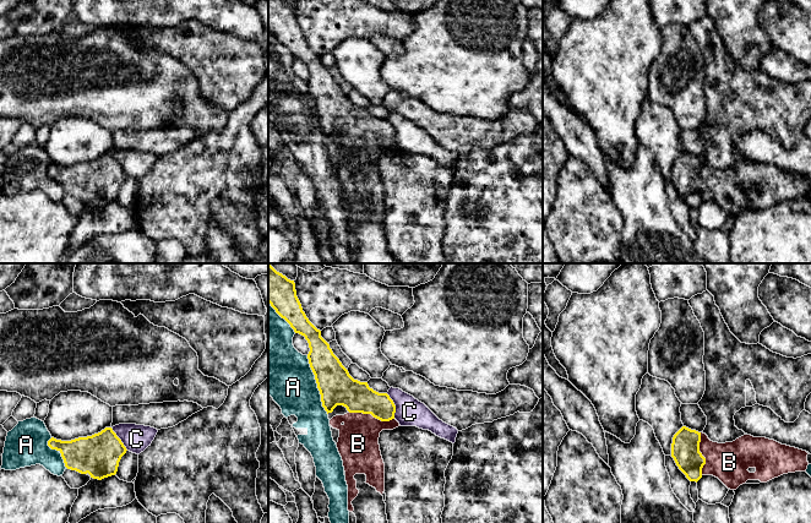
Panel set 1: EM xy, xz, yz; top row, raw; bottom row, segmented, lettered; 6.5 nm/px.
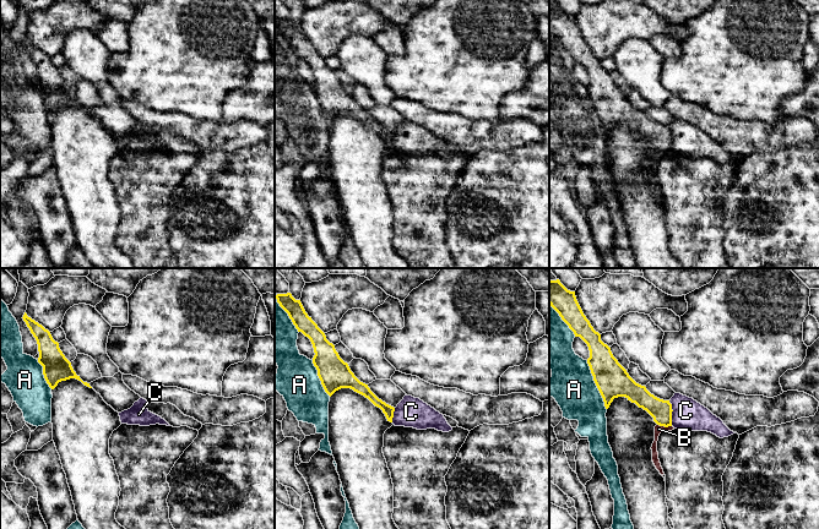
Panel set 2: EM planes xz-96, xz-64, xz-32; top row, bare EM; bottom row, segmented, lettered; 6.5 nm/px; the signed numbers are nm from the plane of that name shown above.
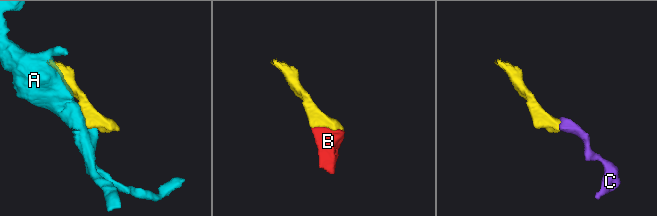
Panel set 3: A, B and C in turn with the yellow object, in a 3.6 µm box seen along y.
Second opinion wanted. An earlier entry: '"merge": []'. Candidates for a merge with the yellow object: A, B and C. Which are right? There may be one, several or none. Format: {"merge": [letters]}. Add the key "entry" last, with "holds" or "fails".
{"merge": ["B"], "entry": "fails"}

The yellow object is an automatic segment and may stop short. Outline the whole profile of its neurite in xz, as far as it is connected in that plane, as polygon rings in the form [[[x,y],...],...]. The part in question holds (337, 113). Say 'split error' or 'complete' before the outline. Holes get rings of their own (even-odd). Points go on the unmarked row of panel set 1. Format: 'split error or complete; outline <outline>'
split error; outline [[[268,0],[268,28],[276,38],[284,44],[295,59],[305,62],[310,77],[307,80],[310,93],[315,100],[321,127],[325,136],[332,138],[337,131],[347,134],[344,141],[336,141],[330,146],[330,151],[339,157],[337,168],[338,178],[343,186],[345,207],[348,211],[348,236],[349,251],[355,263],[356,243],[353,239],[352,227],[358,222],[355,200],[365,200],[366,209],[375,213],[381,220],[385,217],[385,189],[381,181],[379,163],[382,156],[393,156],[399,151],[394,145],[396,131],[387,119],[379,119],[369,113],[368,108],[354,105],[339,85],[333,80],[330,70],[321,62],[317,55],[306,43],[301,29],[296,22],[294,6],[283,0]]]

